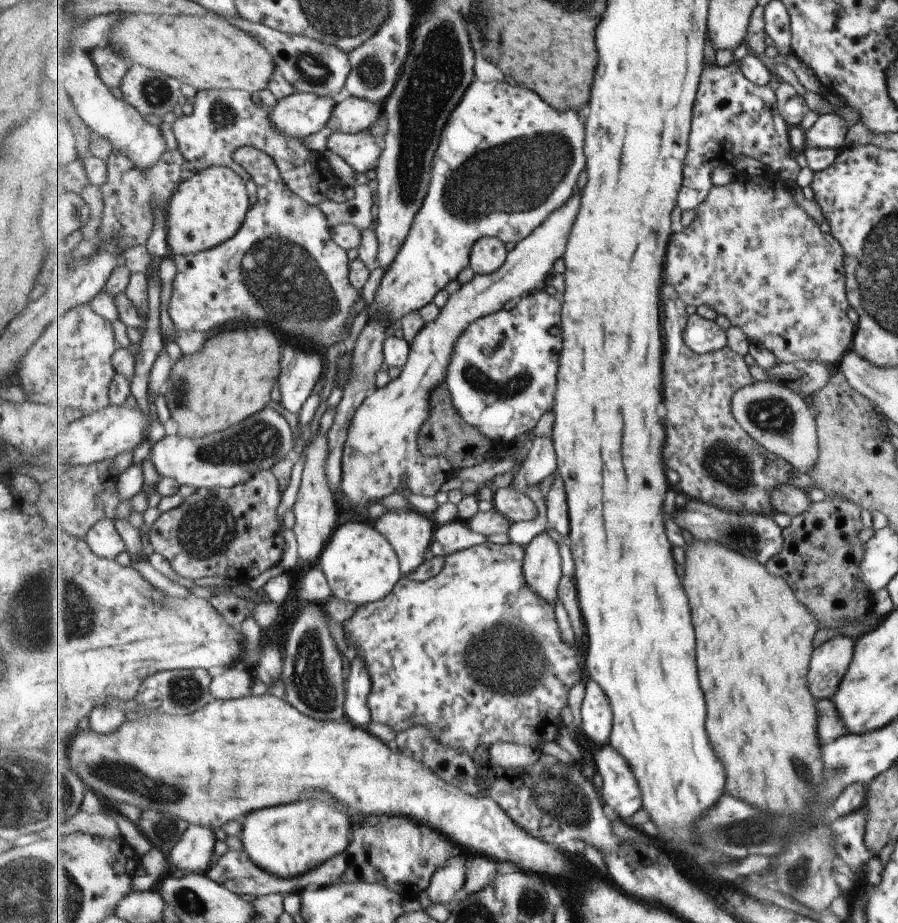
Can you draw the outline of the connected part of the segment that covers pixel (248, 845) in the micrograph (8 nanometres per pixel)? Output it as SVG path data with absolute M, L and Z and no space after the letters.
M277 804L255 810L242 822L240 839L249 858L263 870L293 878L311 872L324 865L349 846L349 816L331 814L329 808L311 812L309 804Z

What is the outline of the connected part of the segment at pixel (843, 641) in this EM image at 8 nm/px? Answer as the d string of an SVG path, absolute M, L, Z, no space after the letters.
M835 635L813 651L809 688L815 698L829 698L842 682L851 660L851 639Z

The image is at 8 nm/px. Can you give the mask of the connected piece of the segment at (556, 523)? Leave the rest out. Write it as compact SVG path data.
M556 472L555 479L550 486L546 496L548 504L548 522L563 536L569 536L569 506L567 506L567 494L565 494L565 483L561 475Z

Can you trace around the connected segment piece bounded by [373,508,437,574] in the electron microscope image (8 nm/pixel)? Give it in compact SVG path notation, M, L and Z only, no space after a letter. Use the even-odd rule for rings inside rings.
M414 508L388 510L375 519L373 525L391 541L395 552L399 555L403 574L415 572L426 561L427 552L431 552L431 544L435 542L437 524L434 520L429 520L425 513L417 512Z

